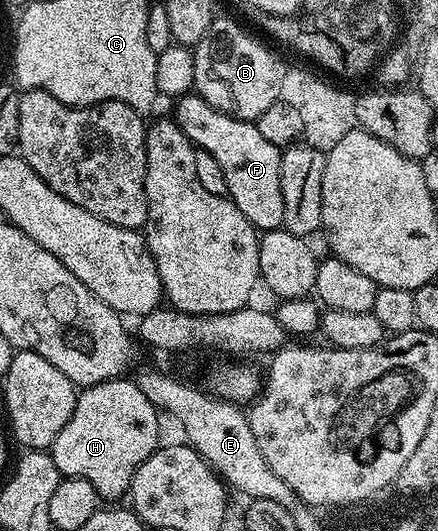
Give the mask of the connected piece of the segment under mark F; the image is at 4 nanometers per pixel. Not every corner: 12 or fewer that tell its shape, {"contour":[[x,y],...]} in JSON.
{"contour":[[176,99],[175,121],[223,168],[258,231],[282,229],[281,150],[257,125]]}

